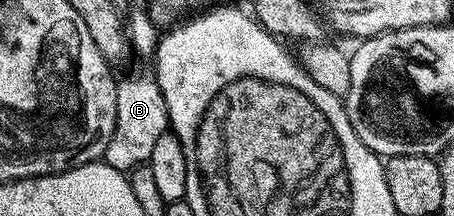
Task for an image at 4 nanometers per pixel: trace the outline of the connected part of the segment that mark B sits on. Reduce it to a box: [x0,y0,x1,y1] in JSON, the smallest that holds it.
[103,65,169,174]

